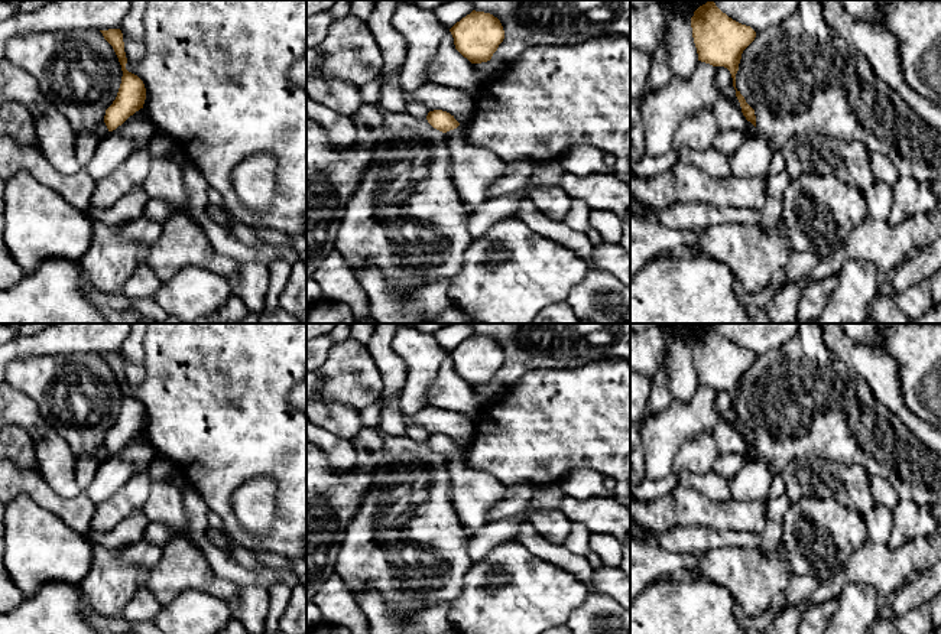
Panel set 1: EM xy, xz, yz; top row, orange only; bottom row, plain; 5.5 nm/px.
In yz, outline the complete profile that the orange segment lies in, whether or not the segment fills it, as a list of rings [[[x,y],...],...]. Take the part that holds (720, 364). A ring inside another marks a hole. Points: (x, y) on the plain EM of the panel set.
[[[713,323],[700,329],[691,341],[698,384],[730,394],[736,420],[747,445],[756,451],[755,433],[736,412],[736,397],[743,374],[755,364],[756,355],[723,336]]]

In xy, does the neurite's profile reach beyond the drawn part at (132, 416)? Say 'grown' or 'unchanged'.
unchanged

